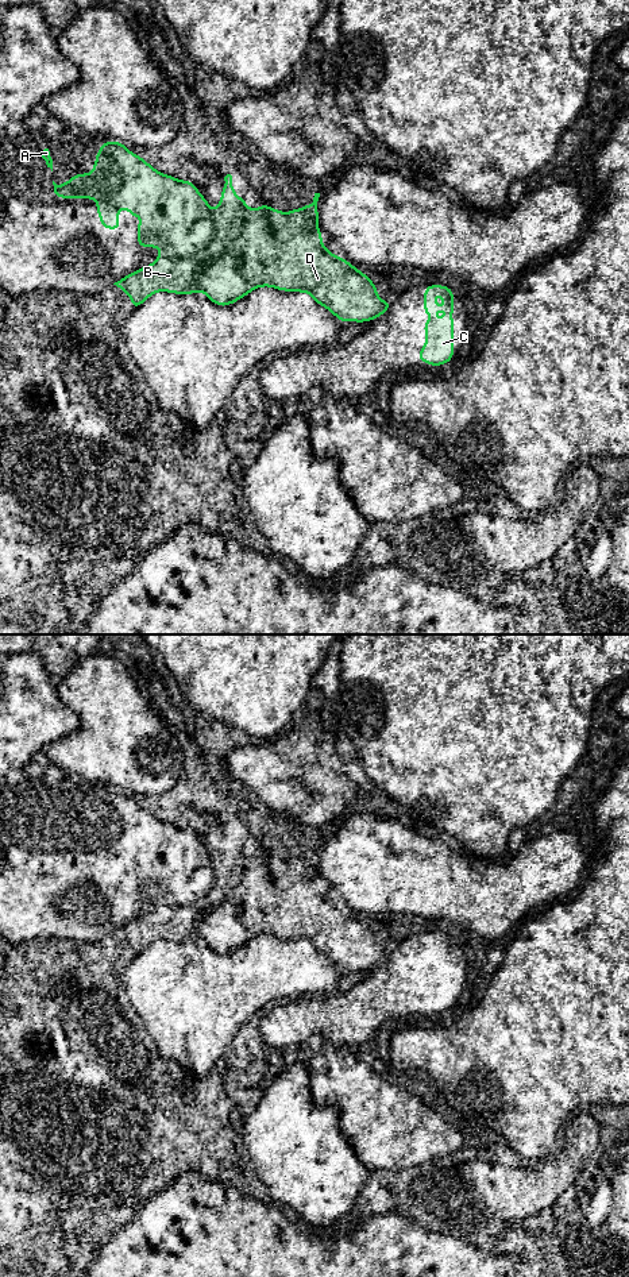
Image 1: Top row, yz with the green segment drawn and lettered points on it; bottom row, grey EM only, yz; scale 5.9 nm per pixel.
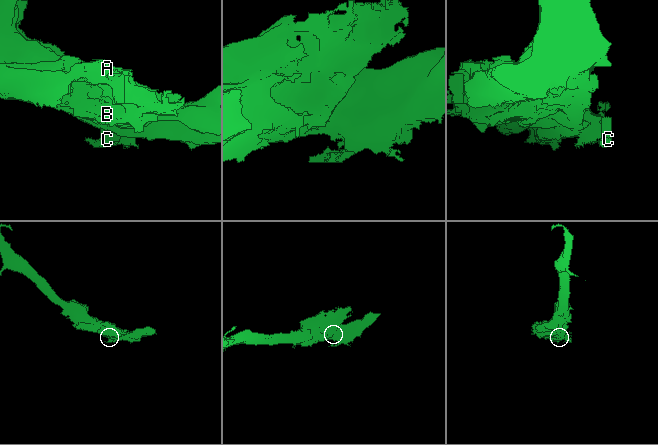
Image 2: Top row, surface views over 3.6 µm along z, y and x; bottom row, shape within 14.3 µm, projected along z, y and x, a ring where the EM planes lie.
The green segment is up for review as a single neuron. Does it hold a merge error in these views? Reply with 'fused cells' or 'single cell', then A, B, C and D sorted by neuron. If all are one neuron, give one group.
fused cells; groups A B / C D

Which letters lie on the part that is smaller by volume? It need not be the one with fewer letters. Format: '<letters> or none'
A, B

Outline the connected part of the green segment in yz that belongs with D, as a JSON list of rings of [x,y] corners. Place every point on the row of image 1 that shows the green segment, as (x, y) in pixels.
[[[227,174],[224,177],[225,185],[221,190],[221,201],[216,208],[216,232],[213,235],[212,242],[207,242],[204,247],[200,248],[198,252],[196,252],[192,258],[185,258],[185,265],[196,274],[196,290],[204,292],[207,297],[219,306],[227,306],[229,304],[234,304],[235,301],[243,298],[247,296],[251,290],[259,288],[259,286],[273,286],[278,290],[285,292],[306,292],[312,296],[312,298],[320,304],[321,306],[325,306],[328,310],[331,310],[339,321],[371,321],[375,317],[379,317],[381,315],[386,313],[393,304],[390,300],[386,302],[379,298],[378,290],[373,281],[364,275],[360,270],[355,269],[350,262],[346,259],[336,256],[331,254],[321,242],[321,234],[323,231],[317,228],[316,223],[319,220],[319,212],[317,212],[317,201],[320,197],[320,193],[314,193],[313,202],[310,205],[305,205],[301,209],[292,209],[289,213],[283,215],[279,209],[271,209],[267,204],[262,204],[258,209],[248,209],[246,205],[246,198],[240,198],[235,194],[234,185],[232,185],[232,175]]]

